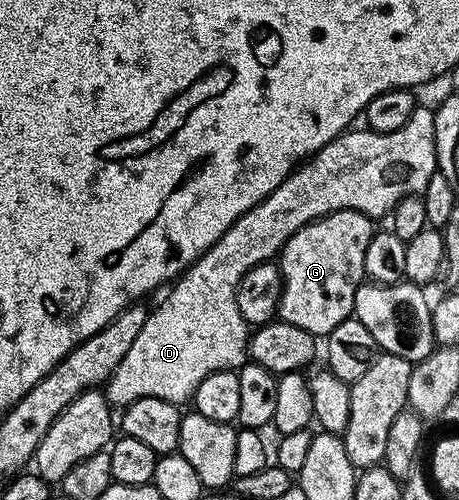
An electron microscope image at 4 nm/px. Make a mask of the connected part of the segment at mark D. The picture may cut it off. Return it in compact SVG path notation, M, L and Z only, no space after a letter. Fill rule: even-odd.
M419 107L415 109L412 119L408 119L408 123L400 127L400 131L391 133L375 133L366 127L343 132L341 137L328 142L320 152L301 162L284 179L284 183L280 183L276 191L272 191L272 195L240 215L240 219L236 219L236 223L232 223L232 227L228 227L228 231L220 235L216 244L169 286L170 294L155 309L151 308L147 312L144 327L140 327L136 339L132 339L128 355L120 359L120 367L116 367L105 386L106 400L111 406L127 407L141 397L155 397L175 403L189 402L196 387L207 375L217 369L241 366L248 349L248 326L236 307L236 290L242 276L252 267L267 264L271 259L277 258L288 239L296 235L300 227L317 217L341 209L351 209L360 211L371 219L379 219L378 217L385 213L387 216L393 211L400 199L425 194L430 180L438 173L434 146L434 112L433 108Z

